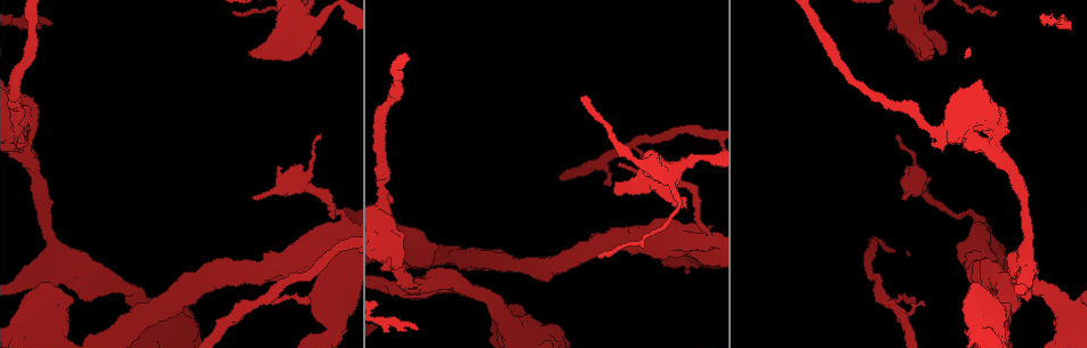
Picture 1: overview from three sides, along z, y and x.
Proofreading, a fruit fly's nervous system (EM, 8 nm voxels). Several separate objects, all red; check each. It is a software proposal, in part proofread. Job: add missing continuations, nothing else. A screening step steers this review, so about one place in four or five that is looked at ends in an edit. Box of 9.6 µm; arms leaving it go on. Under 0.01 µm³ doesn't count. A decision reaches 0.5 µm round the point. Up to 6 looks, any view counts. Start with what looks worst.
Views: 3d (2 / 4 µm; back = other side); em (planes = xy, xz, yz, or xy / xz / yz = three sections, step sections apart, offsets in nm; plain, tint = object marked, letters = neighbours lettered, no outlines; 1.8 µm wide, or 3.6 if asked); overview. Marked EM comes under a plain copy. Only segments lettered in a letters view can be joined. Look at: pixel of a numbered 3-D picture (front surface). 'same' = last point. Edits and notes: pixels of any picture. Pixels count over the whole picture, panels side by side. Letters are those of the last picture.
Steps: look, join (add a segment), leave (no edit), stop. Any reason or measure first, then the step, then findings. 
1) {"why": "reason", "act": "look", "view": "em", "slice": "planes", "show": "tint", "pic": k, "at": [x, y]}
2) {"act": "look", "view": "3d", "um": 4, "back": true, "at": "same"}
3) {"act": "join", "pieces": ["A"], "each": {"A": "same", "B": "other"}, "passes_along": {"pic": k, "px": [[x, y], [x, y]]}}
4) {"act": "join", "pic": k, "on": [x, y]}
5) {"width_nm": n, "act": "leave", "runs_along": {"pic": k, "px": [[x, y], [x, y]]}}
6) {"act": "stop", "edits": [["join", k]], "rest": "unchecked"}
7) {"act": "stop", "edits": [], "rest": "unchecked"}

{"why": "branch stops here", "act": "look", "view": "em", "slice": "planes", "show": "letters", "pic": 1, "at": [613, 193]}

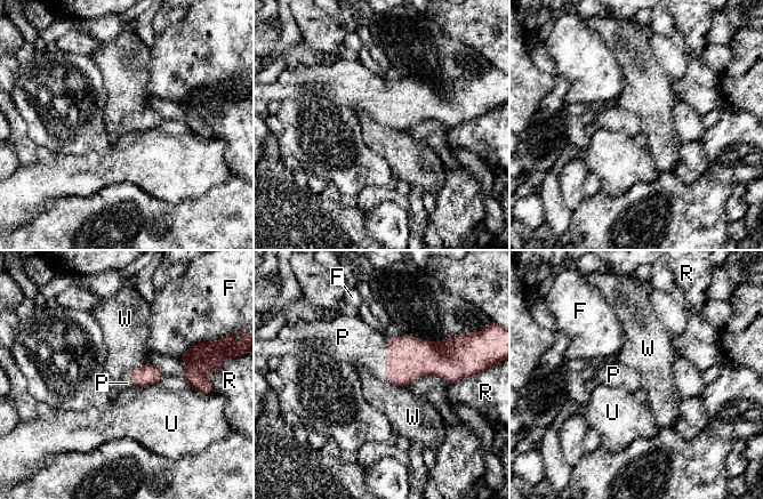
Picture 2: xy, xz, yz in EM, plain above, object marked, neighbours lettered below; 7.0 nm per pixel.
{"act": "join", "pieces": ["P"], "each": {"F": "other", "P": "same", "R": "other", "U": "other", "W": "other"}, "passes_along": {"pic": 2, "px": [[409, 359], [385, 360], [356, 343]]}, "found": "the neuron continues"}

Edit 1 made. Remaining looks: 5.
{"why": "see it whole again", "act": "look", "view": "overview"}

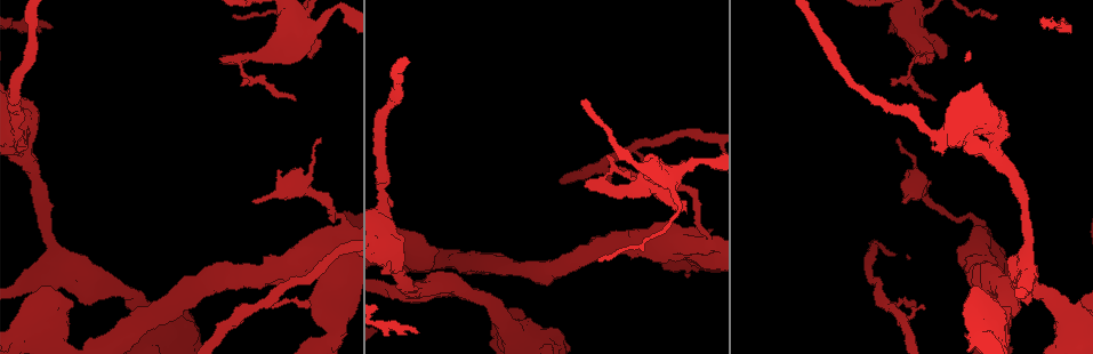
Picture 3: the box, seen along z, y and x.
{"act": "look", "view": "em", "um": 3.6, "slice": "xy", "step": 8, "show": "tint", "pic": 3, "at": [305, 186]}

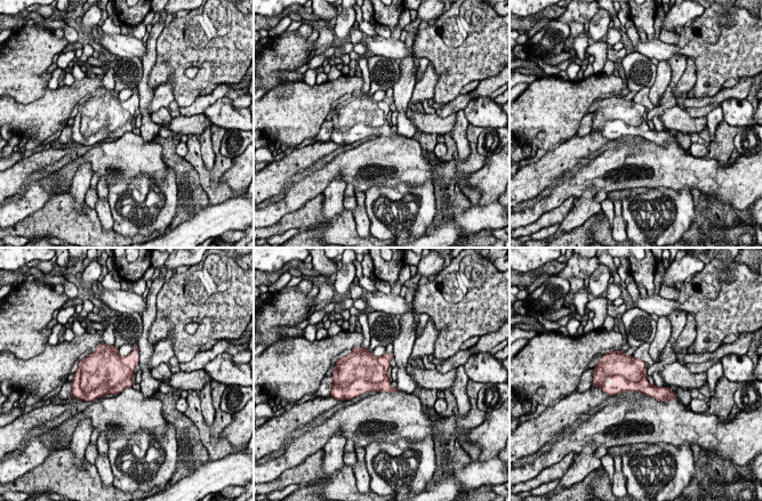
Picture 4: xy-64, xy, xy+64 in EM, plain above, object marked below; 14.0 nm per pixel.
{"why": "cut it another way", "act": "look", "view": "em", "um": 3.6, "slice": "planes", "show": "tint", "at": "same"}

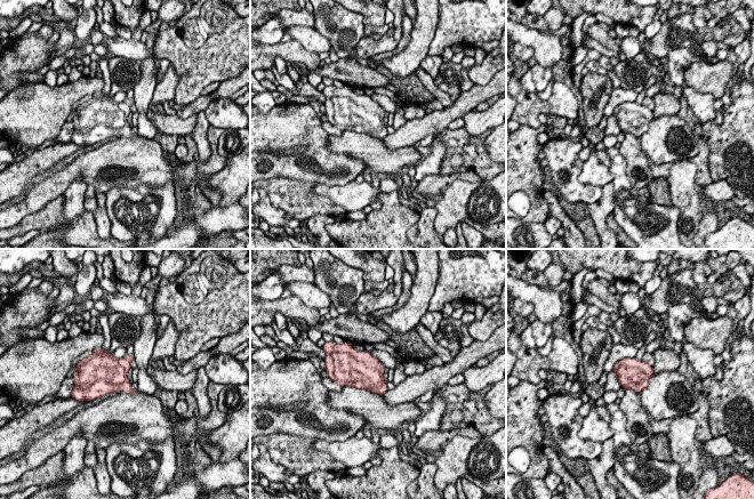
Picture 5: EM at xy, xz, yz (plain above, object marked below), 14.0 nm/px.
{"act": "look", "view": "em", "um": 3.6, "slice": "planes", "show": "letters", "at": "same"}

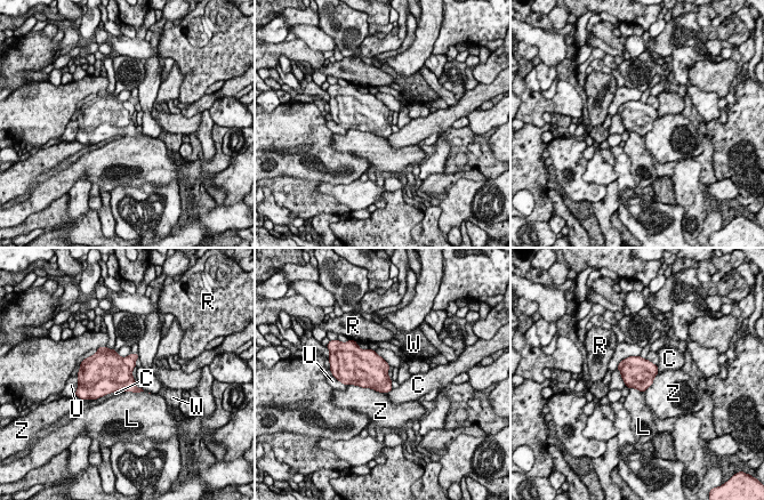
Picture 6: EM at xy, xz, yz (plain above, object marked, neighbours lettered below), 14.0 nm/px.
{"width_nm": 440, "act": "leave", "each": {"C": "other", "L": "other", "R": "other", "U": "other", "W": "other", "Z": "other"}, "border": {"pic": 6, "px": [[143, 390], [125, 390], [122, 393]]}, "found": "no lettered segment goes on from it"}

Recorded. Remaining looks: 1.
{"act": "stop", "edits": [["join", 2]], "rest": "unchecked"}

